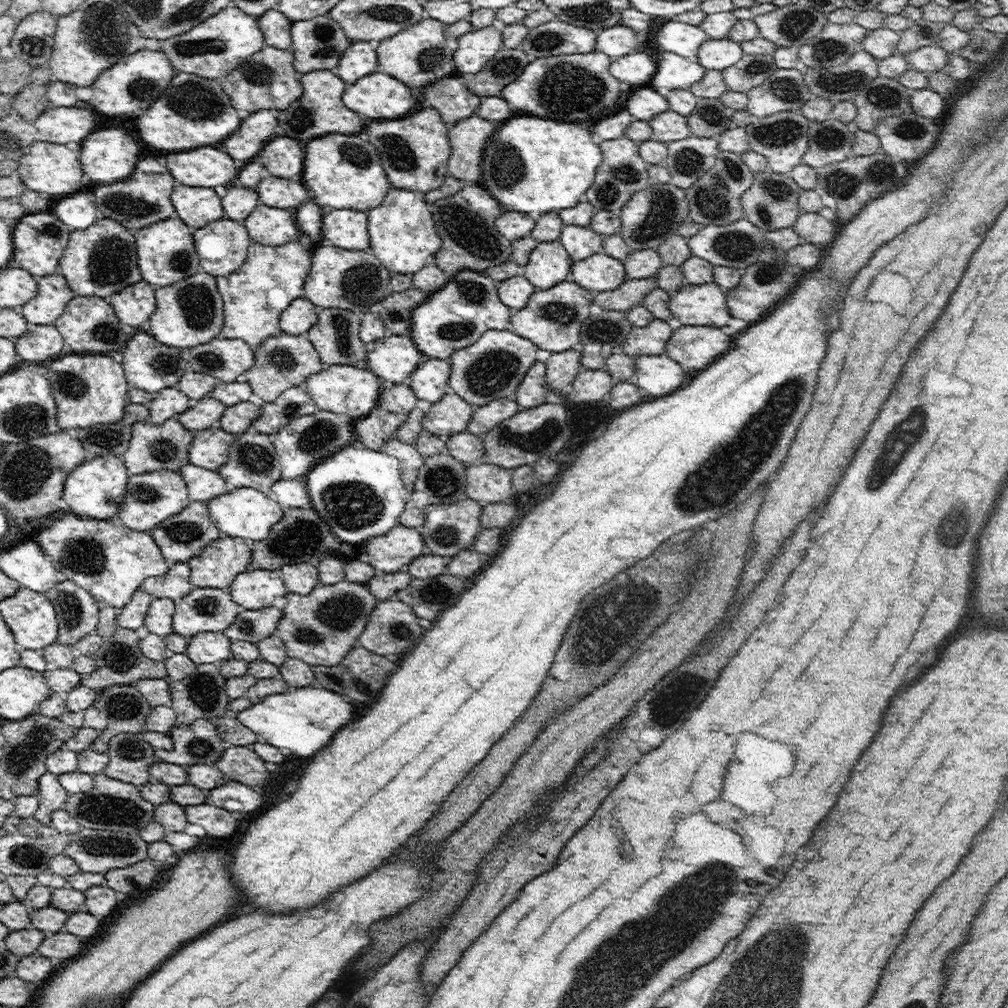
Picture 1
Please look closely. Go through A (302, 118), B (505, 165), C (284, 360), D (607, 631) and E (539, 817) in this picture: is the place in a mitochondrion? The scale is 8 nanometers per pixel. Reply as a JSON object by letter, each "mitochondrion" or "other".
{"A":"mitochondrion","B":"mitochondrion","C":"mitochondrion","D":"mitochondrion","E":"other"}

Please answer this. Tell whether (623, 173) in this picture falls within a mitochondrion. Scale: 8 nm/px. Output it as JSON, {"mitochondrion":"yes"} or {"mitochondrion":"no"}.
{"mitochondrion":"yes"}

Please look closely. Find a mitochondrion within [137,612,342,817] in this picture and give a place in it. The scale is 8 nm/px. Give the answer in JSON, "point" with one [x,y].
{"point":[204,691]}

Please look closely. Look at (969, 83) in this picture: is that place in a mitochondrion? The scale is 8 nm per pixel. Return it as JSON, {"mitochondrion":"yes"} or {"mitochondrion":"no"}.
{"mitochondrion":"no"}

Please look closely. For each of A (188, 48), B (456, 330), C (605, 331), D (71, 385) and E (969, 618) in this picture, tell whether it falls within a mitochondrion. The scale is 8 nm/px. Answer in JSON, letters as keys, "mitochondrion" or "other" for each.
{"A":"mitochondrion","B":"mitochondrion","C":"mitochondrion","D":"mitochondrion","E":"other"}

